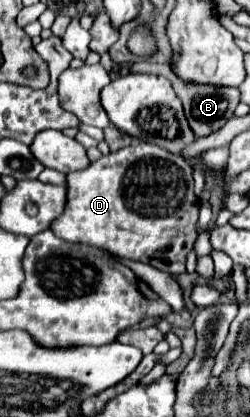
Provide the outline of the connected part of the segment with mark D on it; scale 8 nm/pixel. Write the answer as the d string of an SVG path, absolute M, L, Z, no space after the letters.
M133 141L131 147L67 175L67 207L51 231L65 241L101 247L117 257L153 263L159 271L179 275L185 273L187 255L197 239L197 217L193 167L153 143Z

